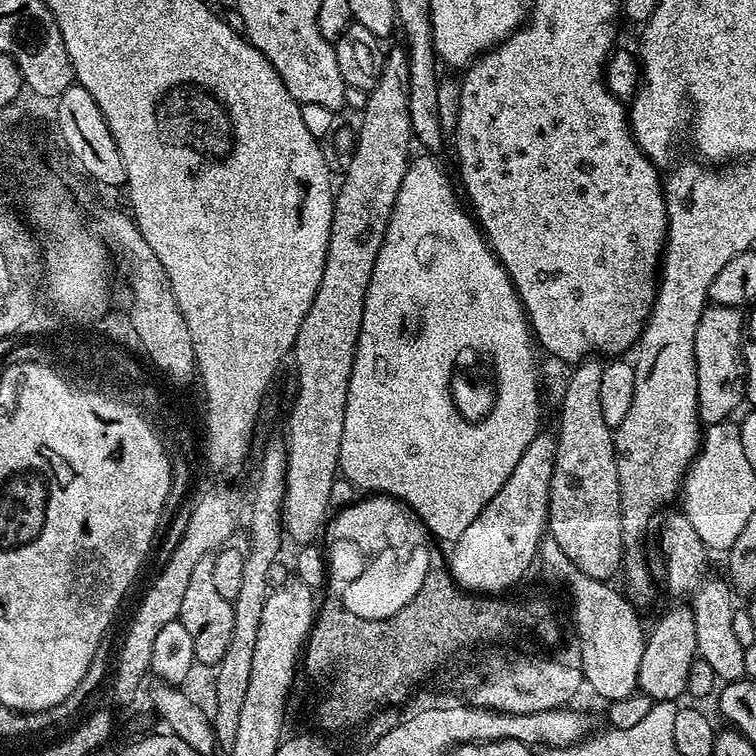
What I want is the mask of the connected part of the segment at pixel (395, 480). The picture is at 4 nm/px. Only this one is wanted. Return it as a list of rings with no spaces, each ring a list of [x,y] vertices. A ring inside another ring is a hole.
[[[420,155],[424,156],[417,160],[415,157],[409,163],[402,186],[398,186],[396,201],[384,231],[384,241],[370,274],[354,366],[348,379],[346,422],[342,426],[338,468],[357,489],[369,488],[369,493],[390,496],[408,505],[435,539],[437,536],[440,540],[454,542],[462,530],[466,530],[466,526],[482,514],[490,498],[502,490],[506,478],[514,474],[514,466],[522,462],[526,446],[530,446],[541,431],[542,392],[518,392],[516,376],[532,376],[532,380],[542,380],[542,372],[536,366],[534,333],[507,270],[488,247],[475,219],[466,210],[464,213],[460,206],[461,197],[458,192],[456,197],[443,166],[431,155]],[[392,270],[402,270],[412,284],[412,298],[430,306],[430,323],[456,324],[456,332],[466,334],[470,354],[478,354],[482,334],[486,332],[496,340],[502,354],[510,356],[514,368],[504,368],[504,372],[516,372],[516,376],[494,376],[495,404],[484,419],[475,423],[464,420],[452,404],[449,384],[444,376],[440,376],[440,372],[436,372],[436,376],[432,376],[432,372],[424,372],[424,356],[436,356],[436,352],[412,348],[412,332],[404,332],[400,316],[380,316],[380,308],[376,308],[375,288],[382,280],[392,276]]]

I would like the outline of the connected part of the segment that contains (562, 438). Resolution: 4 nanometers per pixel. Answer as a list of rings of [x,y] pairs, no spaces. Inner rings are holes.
[[[596,358],[581,360],[571,369],[572,377],[564,384],[564,397],[560,400],[560,432],[556,442],[556,456],[552,460],[552,477],[548,495],[550,534],[562,546],[566,558],[592,580],[611,581],[624,563],[624,519],[620,509],[620,487],[616,465],[614,430],[602,418],[598,398],[598,378],[602,378],[604,364]]]

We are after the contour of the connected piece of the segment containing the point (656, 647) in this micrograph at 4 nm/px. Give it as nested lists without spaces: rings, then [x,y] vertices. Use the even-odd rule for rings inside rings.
[[[676,602],[673,608],[668,608],[660,616],[660,621],[647,633],[642,650],[642,666],[638,670],[637,689],[645,692],[652,702],[676,702],[688,691],[688,679],[692,664],[697,659],[696,635],[694,634],[694,614],[691,607],[684,602]]]

